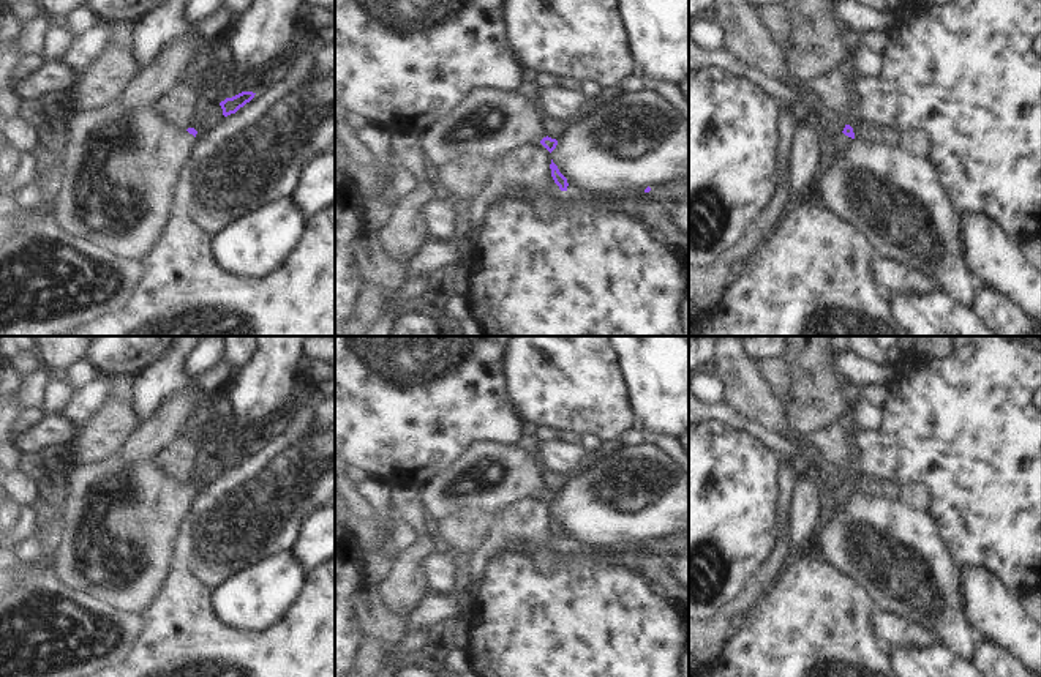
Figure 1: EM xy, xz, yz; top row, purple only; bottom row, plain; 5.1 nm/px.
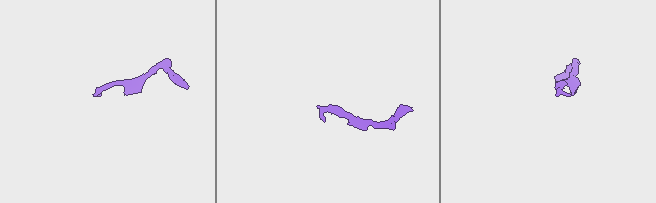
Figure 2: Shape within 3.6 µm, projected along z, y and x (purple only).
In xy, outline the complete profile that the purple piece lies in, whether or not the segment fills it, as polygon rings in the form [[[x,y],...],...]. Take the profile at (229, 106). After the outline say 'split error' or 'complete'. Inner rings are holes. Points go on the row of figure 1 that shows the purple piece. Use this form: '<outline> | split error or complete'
[[[242,92],[232,98],[226,98],[220,103],[223,109],[223,115],[227,117],[231,114],[235,114],[240,107],[243,107],[246,103],[250,103],[254,98],[256,93],[253,92]]] | complete

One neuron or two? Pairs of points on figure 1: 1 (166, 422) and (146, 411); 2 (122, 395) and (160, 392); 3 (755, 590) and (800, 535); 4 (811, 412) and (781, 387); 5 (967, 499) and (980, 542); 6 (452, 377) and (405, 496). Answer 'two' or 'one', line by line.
1: two
2: two
3: two
4: two
5: one
6: two

